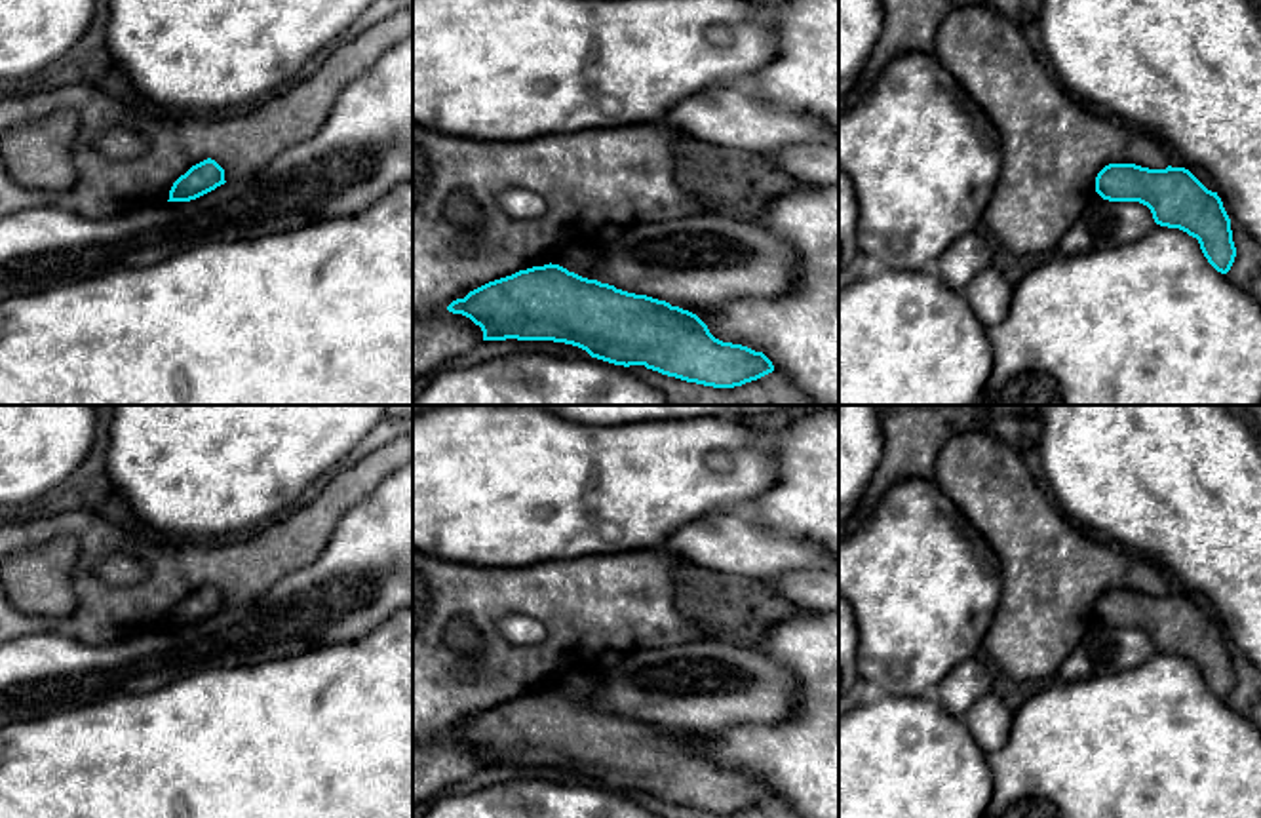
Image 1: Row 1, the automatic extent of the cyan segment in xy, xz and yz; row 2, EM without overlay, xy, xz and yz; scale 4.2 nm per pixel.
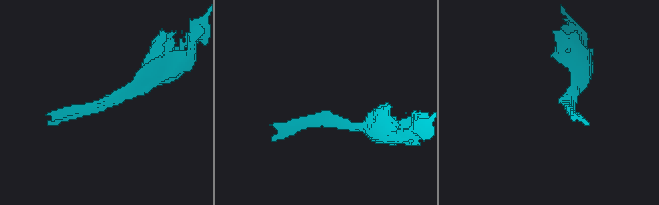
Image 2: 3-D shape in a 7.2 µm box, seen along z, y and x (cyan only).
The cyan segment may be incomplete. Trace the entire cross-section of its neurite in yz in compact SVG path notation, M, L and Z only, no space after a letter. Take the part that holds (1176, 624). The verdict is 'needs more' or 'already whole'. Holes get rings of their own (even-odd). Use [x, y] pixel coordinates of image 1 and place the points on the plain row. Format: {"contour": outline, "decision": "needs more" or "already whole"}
{"contour": "M1109 590L1096 603L1096 618L1109 628L1147 632L1156 651L1196 664L1217 698L1231 696L1236 683L1231 645L1217 618L1208 616L1189 595Z", "decision": "already whole"}

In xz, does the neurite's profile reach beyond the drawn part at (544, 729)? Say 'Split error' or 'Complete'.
Complete

